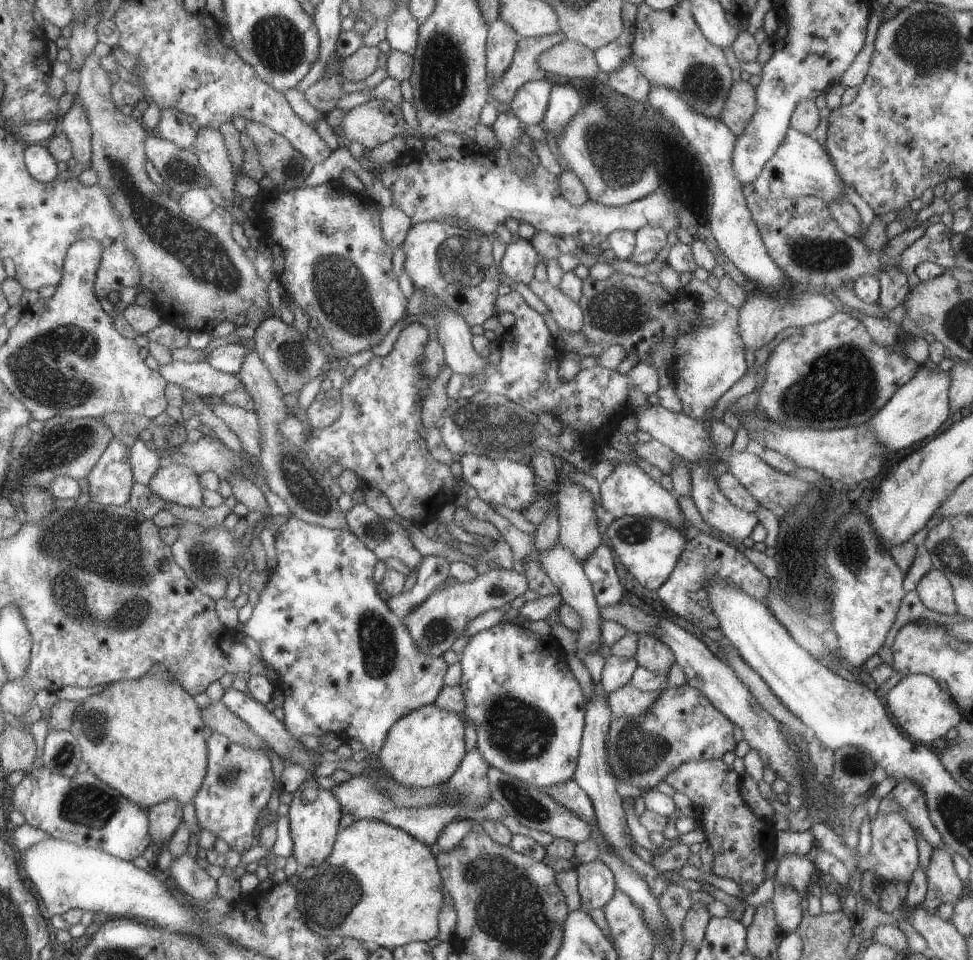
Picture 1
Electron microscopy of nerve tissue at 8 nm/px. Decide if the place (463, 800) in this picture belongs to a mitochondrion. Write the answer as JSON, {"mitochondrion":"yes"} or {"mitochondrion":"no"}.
{"mitochondrion":"no"}

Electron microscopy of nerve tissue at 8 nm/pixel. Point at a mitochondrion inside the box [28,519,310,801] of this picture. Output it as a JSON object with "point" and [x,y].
{"point":[95,724]}

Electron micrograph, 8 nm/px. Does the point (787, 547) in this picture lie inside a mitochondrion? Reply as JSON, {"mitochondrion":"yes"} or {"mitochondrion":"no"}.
{"mitochondrion":"no"}

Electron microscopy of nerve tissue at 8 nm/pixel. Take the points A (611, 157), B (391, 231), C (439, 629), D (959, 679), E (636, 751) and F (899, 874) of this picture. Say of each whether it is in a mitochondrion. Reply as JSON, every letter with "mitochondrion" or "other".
{"A":"mitochondrion","B":"other","C":"mitochondrion","D":"other","E":"mitochondrion","F":"other"}

